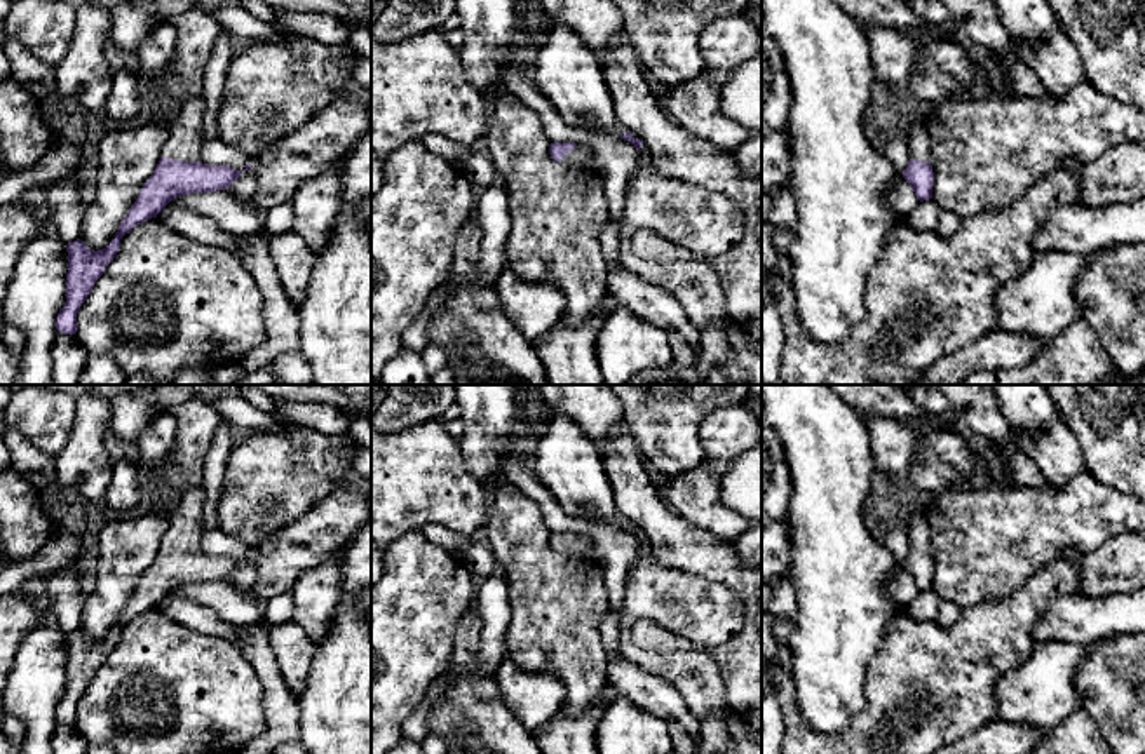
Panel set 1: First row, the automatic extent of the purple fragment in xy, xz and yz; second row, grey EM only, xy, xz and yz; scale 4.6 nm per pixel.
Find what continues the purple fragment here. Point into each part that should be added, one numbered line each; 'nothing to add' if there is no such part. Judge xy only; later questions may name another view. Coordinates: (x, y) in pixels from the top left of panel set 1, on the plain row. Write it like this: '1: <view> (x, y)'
1: xy (185, 530)

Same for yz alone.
1: yz (917, 528)

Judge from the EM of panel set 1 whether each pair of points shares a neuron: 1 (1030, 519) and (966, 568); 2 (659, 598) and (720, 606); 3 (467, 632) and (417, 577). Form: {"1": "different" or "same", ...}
{"1": "same", "2": "same", "3": "different"}

